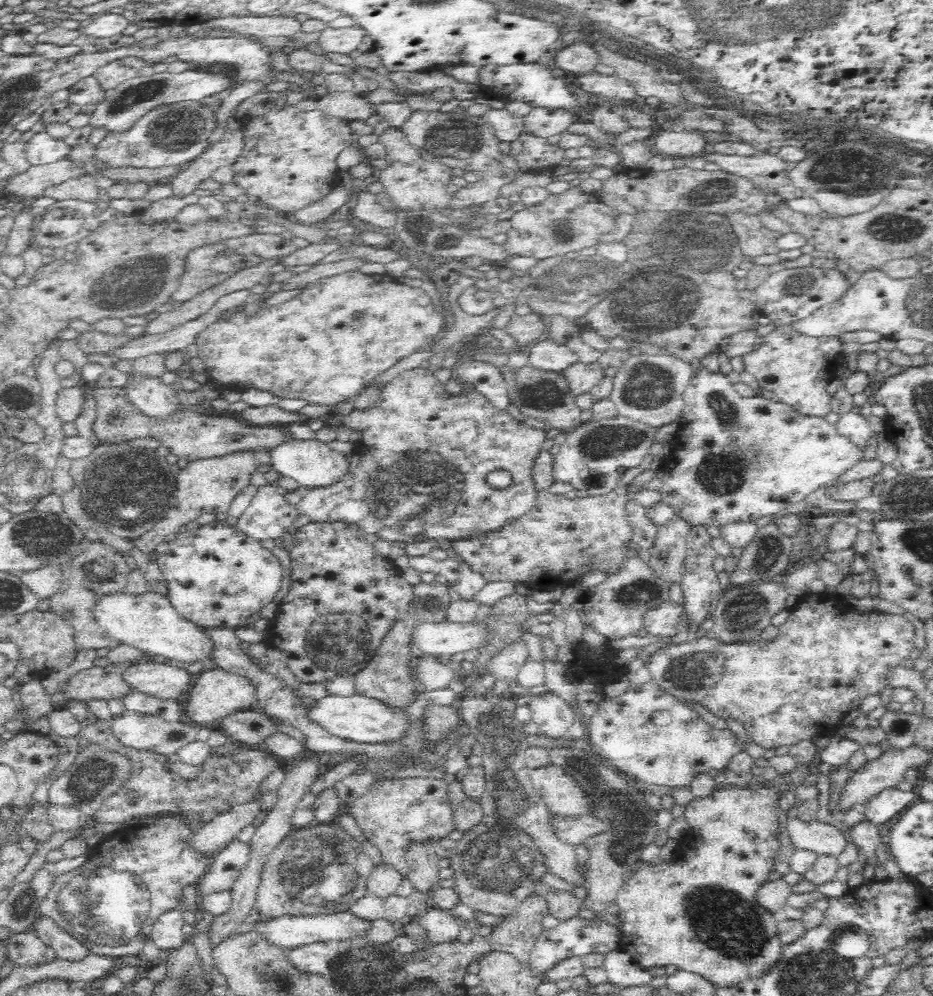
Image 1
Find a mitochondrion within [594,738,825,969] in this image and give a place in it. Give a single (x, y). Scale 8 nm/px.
(722, 920)

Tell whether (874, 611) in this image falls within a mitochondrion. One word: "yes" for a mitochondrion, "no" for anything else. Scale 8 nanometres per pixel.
no

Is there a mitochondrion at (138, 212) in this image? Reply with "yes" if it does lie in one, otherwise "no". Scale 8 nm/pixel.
no

